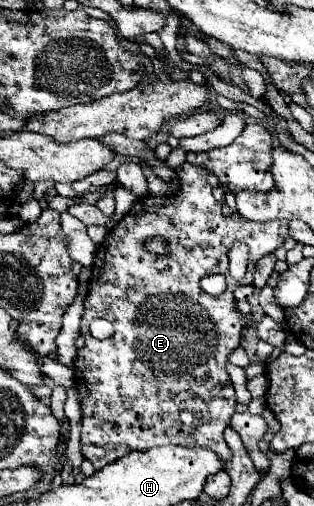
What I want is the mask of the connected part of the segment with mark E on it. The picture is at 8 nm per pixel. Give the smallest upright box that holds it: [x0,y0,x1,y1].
[73,162,287,469]

